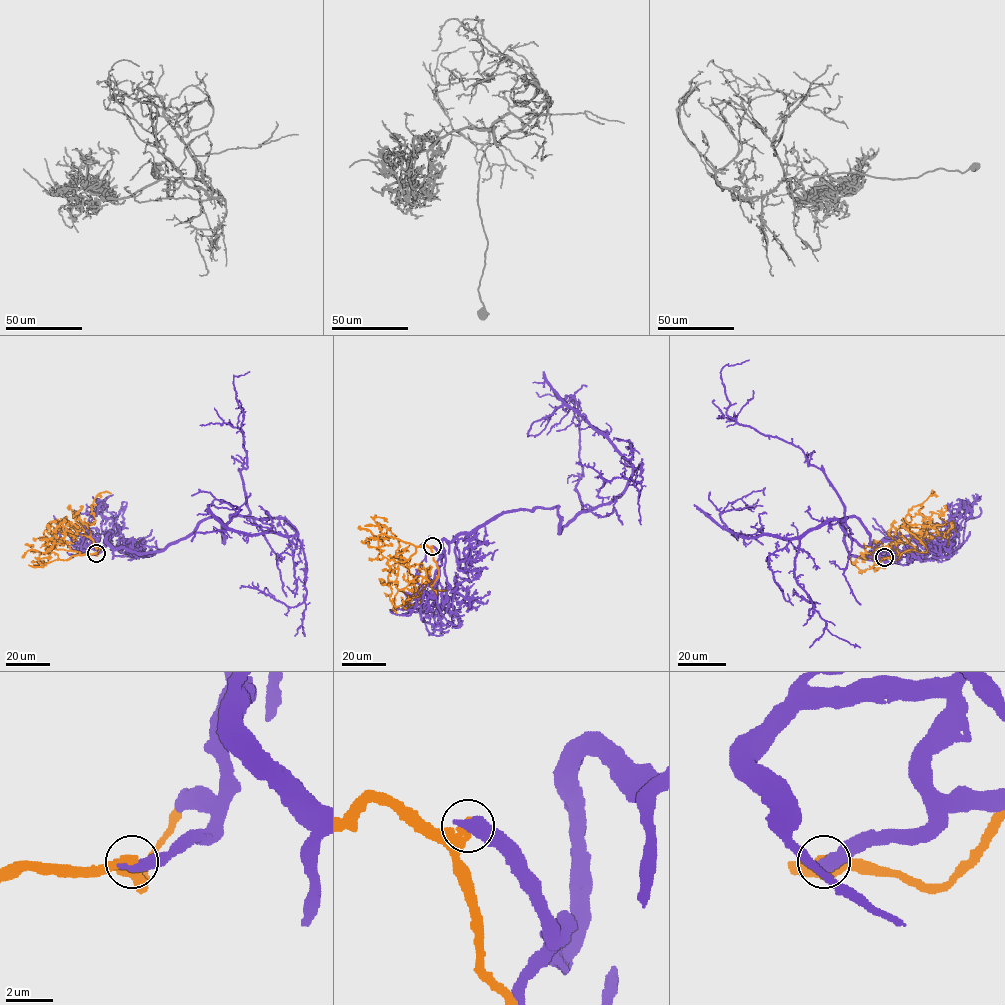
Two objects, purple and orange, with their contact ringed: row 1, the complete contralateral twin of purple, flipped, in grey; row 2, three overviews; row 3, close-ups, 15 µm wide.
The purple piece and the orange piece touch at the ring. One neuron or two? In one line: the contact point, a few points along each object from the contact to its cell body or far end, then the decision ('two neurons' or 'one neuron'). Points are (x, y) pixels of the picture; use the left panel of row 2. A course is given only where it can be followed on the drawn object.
place (96, 553); course purple (96, 553), (159, 552), (209, 518), (222, 542), (236, 517), (295, 534), (232, 531), (235, 510), (191, 495); course orange (96, 553), (102, 546), (95, 547), (83, 523), (95, 521), (91, 506), (94, 498), (102, 492), (111, 493); two neurons

